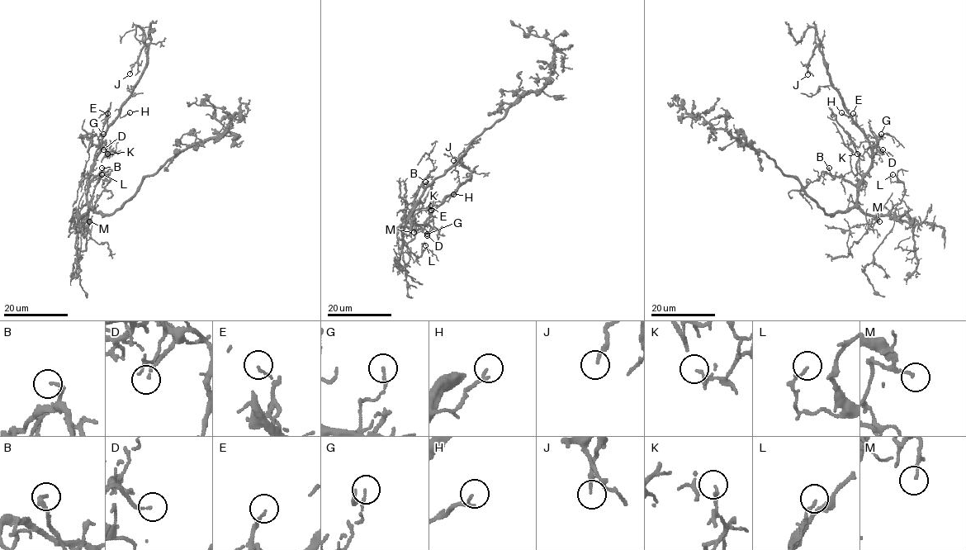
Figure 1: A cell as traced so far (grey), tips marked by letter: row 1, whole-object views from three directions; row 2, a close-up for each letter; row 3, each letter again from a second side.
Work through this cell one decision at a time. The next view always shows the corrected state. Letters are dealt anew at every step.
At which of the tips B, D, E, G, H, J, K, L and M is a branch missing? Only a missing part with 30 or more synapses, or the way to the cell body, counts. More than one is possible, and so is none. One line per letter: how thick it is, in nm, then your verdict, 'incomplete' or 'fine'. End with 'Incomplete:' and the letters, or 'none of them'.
B: 130 nm | fine
D: 130 nm | incomplete
E: 110 nm | fine
G: 120 nm | fine
H: 140 nm | fine
J: 160 nm | fine
K: 160 nm | fine
L: 110 nm | fine
M: 120 nm | fine
Incomplete: D

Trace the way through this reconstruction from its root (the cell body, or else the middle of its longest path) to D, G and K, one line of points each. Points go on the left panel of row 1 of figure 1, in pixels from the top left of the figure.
D: (97, 211), (87, 201), (87, 174), (97, 153), (103, 149)
G: (97, 211), (87, 201), (87, 183), (87, 174), (101, 149), (99, 140), (103, 134)
K: (97, 211), (87, 199), (87, 174), (97, 153), (105, 146), (109, 151), (107, 154)

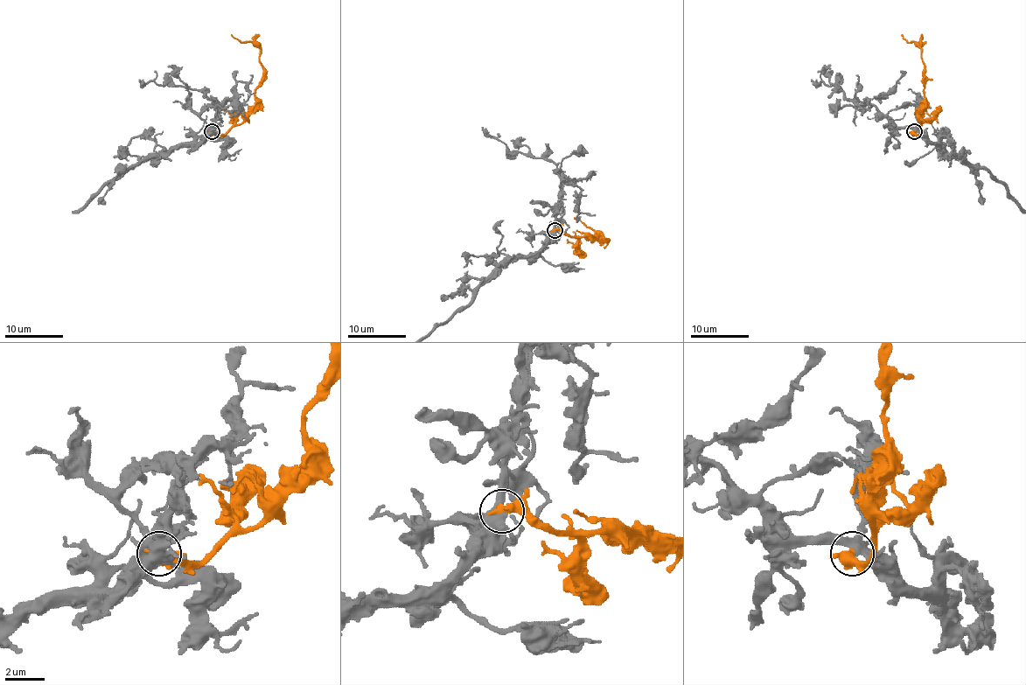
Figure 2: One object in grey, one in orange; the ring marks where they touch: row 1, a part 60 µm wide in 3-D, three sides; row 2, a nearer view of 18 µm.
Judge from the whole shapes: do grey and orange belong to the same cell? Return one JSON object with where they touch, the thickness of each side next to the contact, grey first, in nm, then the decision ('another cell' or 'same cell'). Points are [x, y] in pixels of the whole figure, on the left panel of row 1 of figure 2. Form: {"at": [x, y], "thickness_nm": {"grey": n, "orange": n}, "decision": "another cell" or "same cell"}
{"at": [212, 131], "thickness_nm": {"grey": 400, "orange": 420}, "decision": "same cell"}

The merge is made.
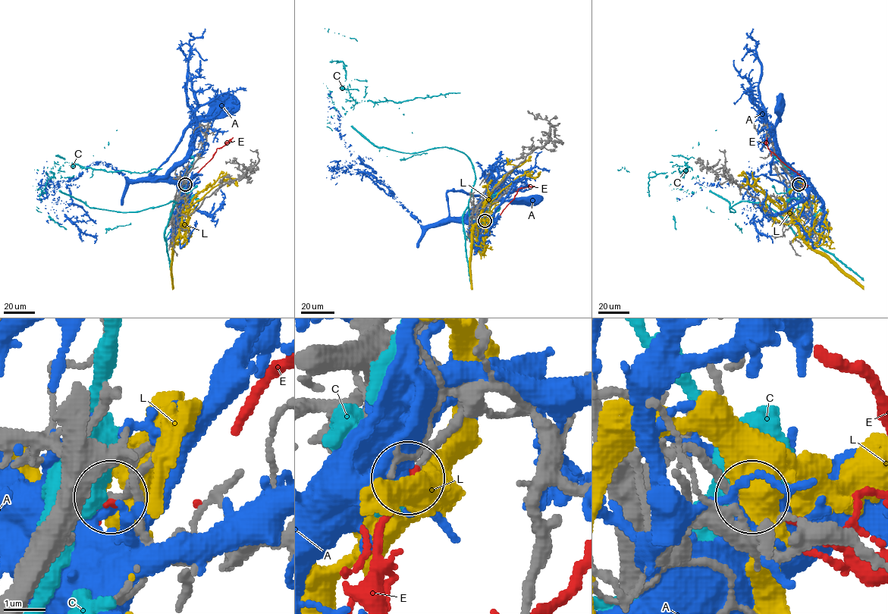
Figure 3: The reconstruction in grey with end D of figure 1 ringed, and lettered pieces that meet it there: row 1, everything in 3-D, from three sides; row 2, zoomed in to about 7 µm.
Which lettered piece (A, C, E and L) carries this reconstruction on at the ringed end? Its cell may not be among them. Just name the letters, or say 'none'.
E

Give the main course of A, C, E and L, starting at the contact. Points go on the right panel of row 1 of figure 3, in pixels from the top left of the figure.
A: (799, 184), (801, 183), (794, 175), (770, 174), (775, 127), (779, 119), (779, 108), (782, 103), (780, 104)
C: (799, 184), (789, 216), (748, 201), (732, 212), (687, 162), (686, 171), (678, 168)
E: (798, 184), (806, 185), (800, 176), (770, 151), (767, 145), (767, 137)
L: (798, 183), (795, 182), (793, 184), (787, 206), (798, 233), (863, 289)

